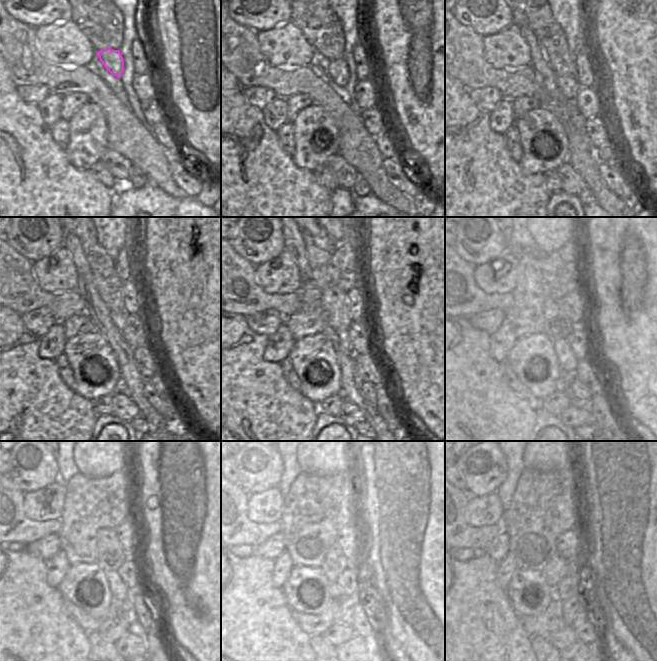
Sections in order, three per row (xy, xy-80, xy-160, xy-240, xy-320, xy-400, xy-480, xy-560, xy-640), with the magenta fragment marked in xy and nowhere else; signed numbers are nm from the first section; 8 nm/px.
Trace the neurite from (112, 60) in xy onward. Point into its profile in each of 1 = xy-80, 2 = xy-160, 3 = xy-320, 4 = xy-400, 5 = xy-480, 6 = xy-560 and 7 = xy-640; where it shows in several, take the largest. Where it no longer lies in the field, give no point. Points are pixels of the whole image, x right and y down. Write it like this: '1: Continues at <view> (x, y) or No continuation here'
1: Continues at xy-80 (337, 69)
2: Continues at xy-160 (568, 87)
3: Continues at xy-320 (345, 345)
4: Continues at xy-400 (567, 361)
5: Continues at xy-480 (119, 591)
6: Continues at xy-560 (331, 615)
7: Continues at xy-640 (551, 620).

